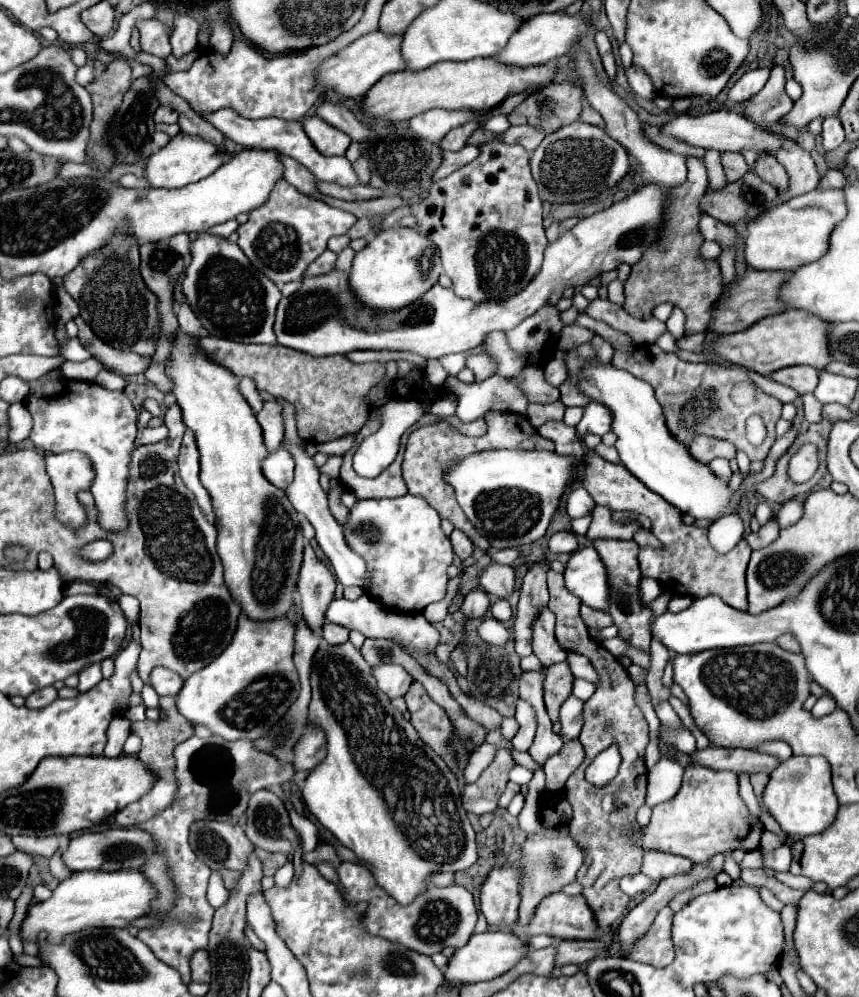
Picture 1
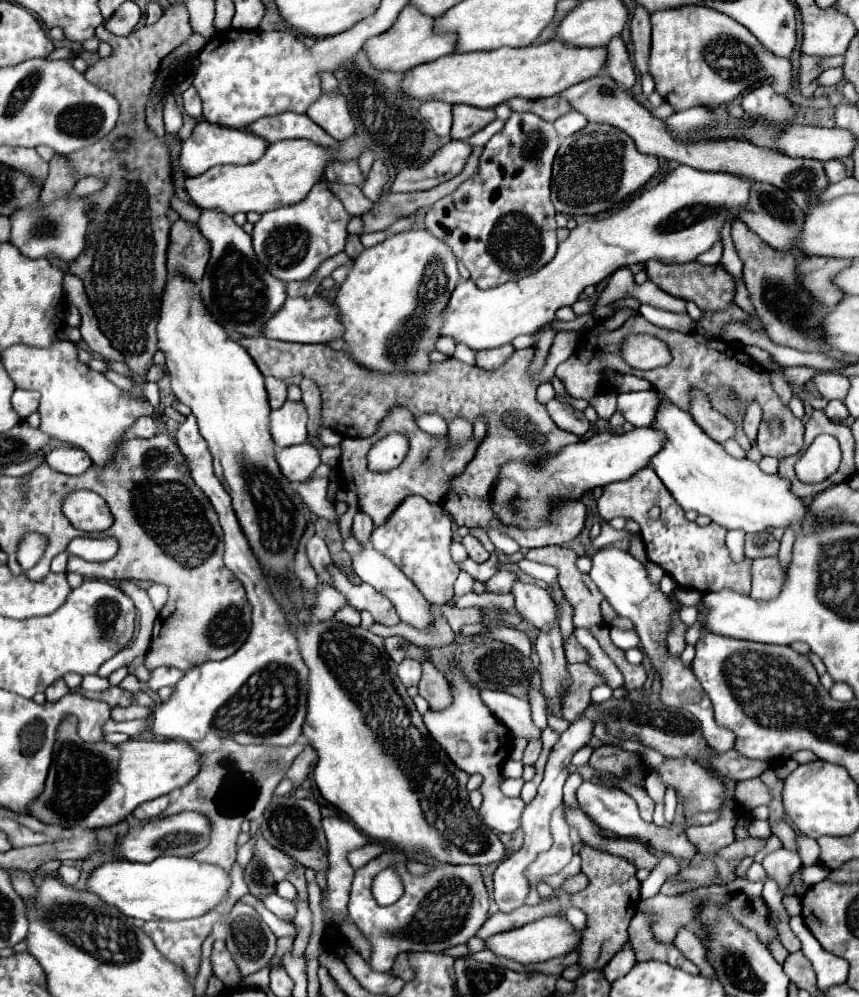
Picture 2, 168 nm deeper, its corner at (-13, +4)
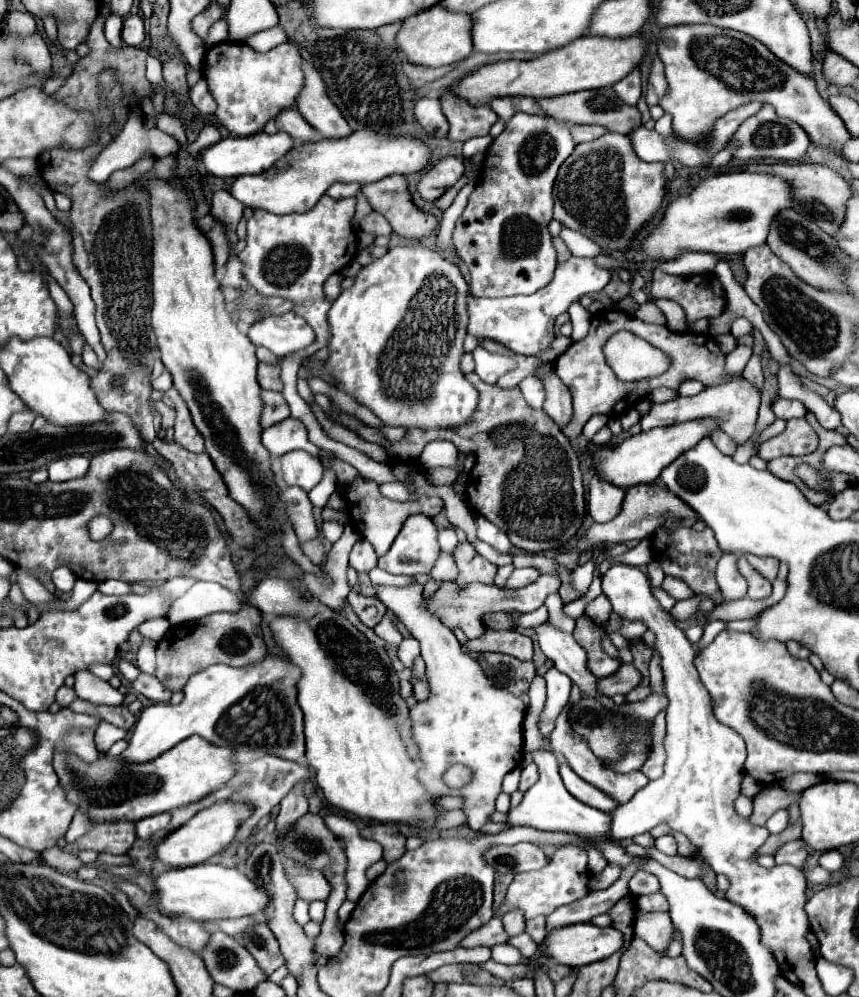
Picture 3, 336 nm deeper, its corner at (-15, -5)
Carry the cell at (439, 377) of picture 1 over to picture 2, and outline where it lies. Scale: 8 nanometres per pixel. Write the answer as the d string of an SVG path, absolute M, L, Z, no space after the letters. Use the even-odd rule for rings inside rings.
M457 345L457 349L455 349L455 353L453 353L453 359L457 359L457 361L461 361L461 363L467 363L467 365L473 365L473 355L475 355L475 351L473 351L473 349L469 349L469 347L461 347L461 345Z

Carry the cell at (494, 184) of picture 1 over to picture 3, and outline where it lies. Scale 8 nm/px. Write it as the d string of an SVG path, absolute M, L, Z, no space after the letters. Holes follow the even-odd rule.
M515 114L487 148L475 190L455 224L453 244L471 272L473 296L515 296L543 288L557 266L547 224L553 218L553 182L575 142L569 122L551 116Z

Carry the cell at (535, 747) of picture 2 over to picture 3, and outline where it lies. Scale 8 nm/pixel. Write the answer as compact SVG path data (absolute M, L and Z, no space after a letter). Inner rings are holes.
M529 764L523 772L521 772L521 782L519 782L519 792L525 792L529 790L535 782L537 782L537 766L535 764Z

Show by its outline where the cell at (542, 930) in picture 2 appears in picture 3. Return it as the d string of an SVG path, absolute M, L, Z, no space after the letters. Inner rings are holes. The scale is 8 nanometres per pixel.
M585 922L553 930L545 940L545 954L551 956L553 962L579 968L609 958L619 952L623 944L623 932Z

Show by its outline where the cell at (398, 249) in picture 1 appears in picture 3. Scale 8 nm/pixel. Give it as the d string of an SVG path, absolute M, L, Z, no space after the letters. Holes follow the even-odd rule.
M413 244L413 246L397 246L391 248L383 258L375 260L375 264L369 264L361 268L361 272L355 278L355 284L349 290L343 290L341 296L333 302L329 310L329 332L331 338L327 342L329 358L325 362L325 376L323 380L331 386L341 386L347 394L351 394L361 406L367 406L385 426L403 426L403 428L459 428L467 424L473 418L473 412L479 402L479 392L473 388L473 384L465 378L465 374L459 368L463 352L463 340L467 336L467 324L469 324L469 314L467 314L467 296L469 296L469 286L463 280L459 268L455 264L447 262L439 252L423 246L423 244Z

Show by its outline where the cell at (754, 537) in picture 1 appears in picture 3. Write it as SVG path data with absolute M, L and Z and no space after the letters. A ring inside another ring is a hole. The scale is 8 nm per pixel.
M747 556L749 564L759 572L763 574L767 580L775 580L777 576L777 570L779 570L779 562L777 560L771 560L771 558L759 558L759 556Z

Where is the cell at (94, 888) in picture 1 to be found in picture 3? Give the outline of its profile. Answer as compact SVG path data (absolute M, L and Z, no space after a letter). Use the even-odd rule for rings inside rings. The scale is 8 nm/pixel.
M197 864L189 868L177 868L155 878L157 906L169 916L189 916L193 920L213 918L241 918L253 916L267 908L269 894L255 886L239 868L227 868L223 864Z

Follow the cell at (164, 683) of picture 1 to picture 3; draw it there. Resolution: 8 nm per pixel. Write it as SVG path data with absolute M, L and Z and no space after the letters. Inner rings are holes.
M143 672L131 682L131 688L137 694L149 698L151 702L169 702L171 700L171 692L167 688L163 688L163 684L159 682L159 678L143 674Z

